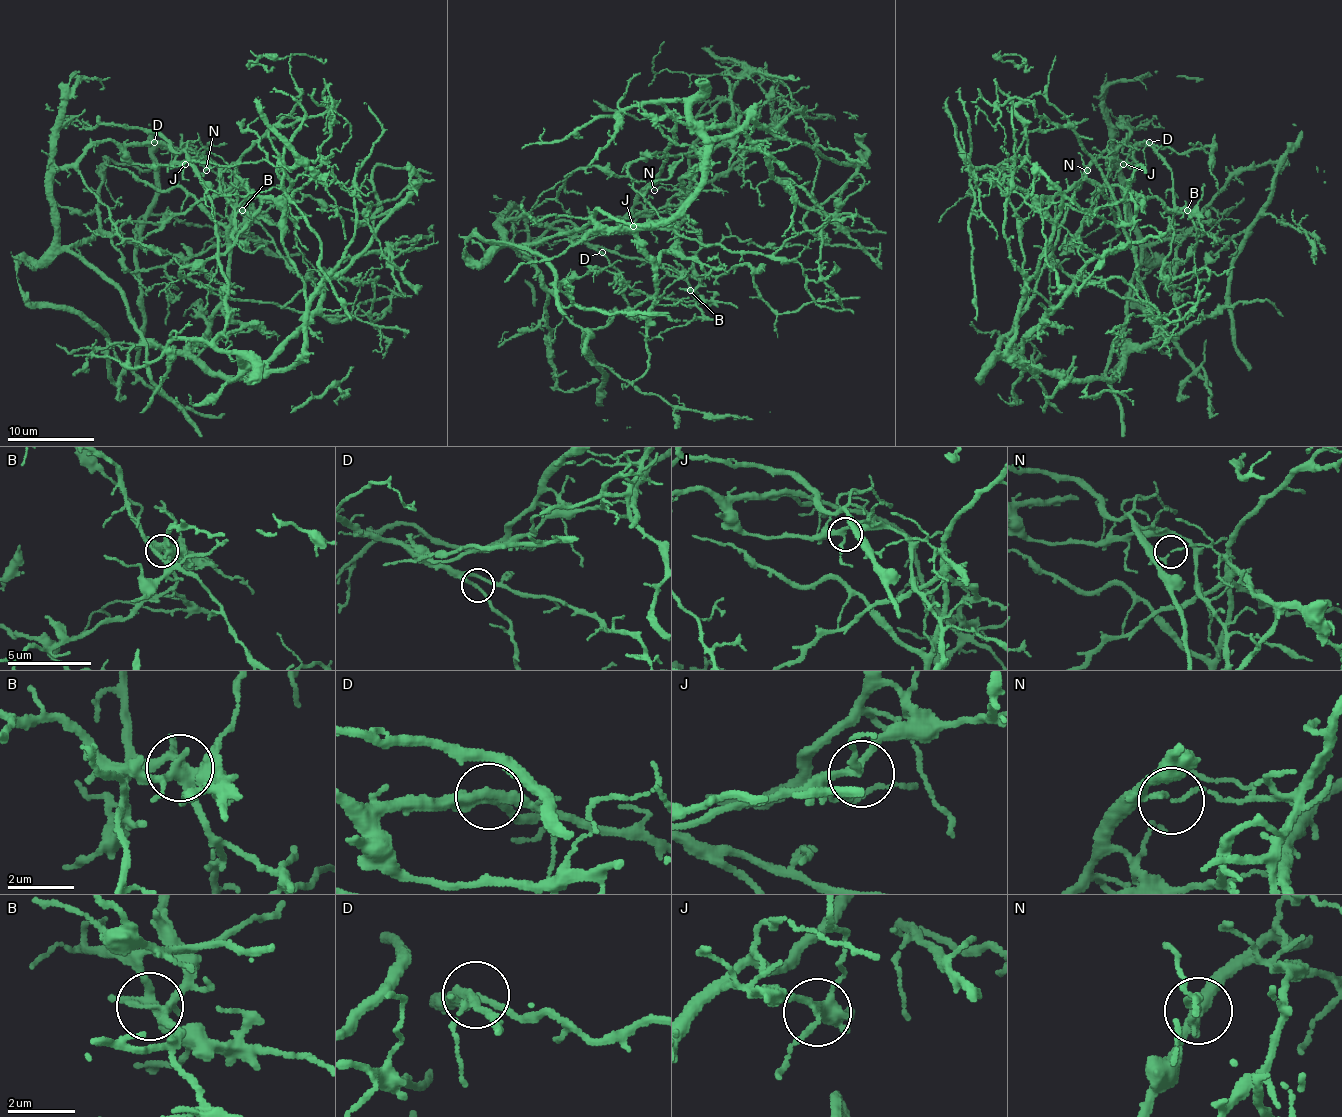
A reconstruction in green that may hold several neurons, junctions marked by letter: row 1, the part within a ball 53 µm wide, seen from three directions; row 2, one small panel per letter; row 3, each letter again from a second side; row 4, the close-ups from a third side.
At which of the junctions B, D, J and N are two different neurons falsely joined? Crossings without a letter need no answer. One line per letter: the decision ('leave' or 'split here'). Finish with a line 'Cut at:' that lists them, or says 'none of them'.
B: split here
D: leave
J: leave
N: split here
Cut at: B, N

